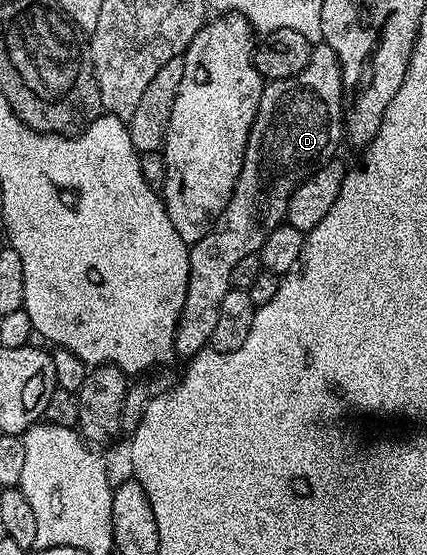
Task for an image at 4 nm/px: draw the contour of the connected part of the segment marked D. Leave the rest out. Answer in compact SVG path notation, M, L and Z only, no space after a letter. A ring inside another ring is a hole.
M325 44L311 47L309 64L297 76L277 78L268 81L263 87L263 95L257 108L255 122L251 125L251 135L243 157L243 167L231 199L227 205L225 223L205 235L200 242L190 247L189 288L185 292L185 304L179 317L179 327L175 330L175 352L181 359L190 360L201 353L210 343L217 315L221 313L221 300L232 290L233 268L244 256L258 254L259 249L269 240L269 232L284 225L289 208L291 193L303 183L317 168L332 161L339 150L339 141L345 138L345 91L343 70L333 48Z

